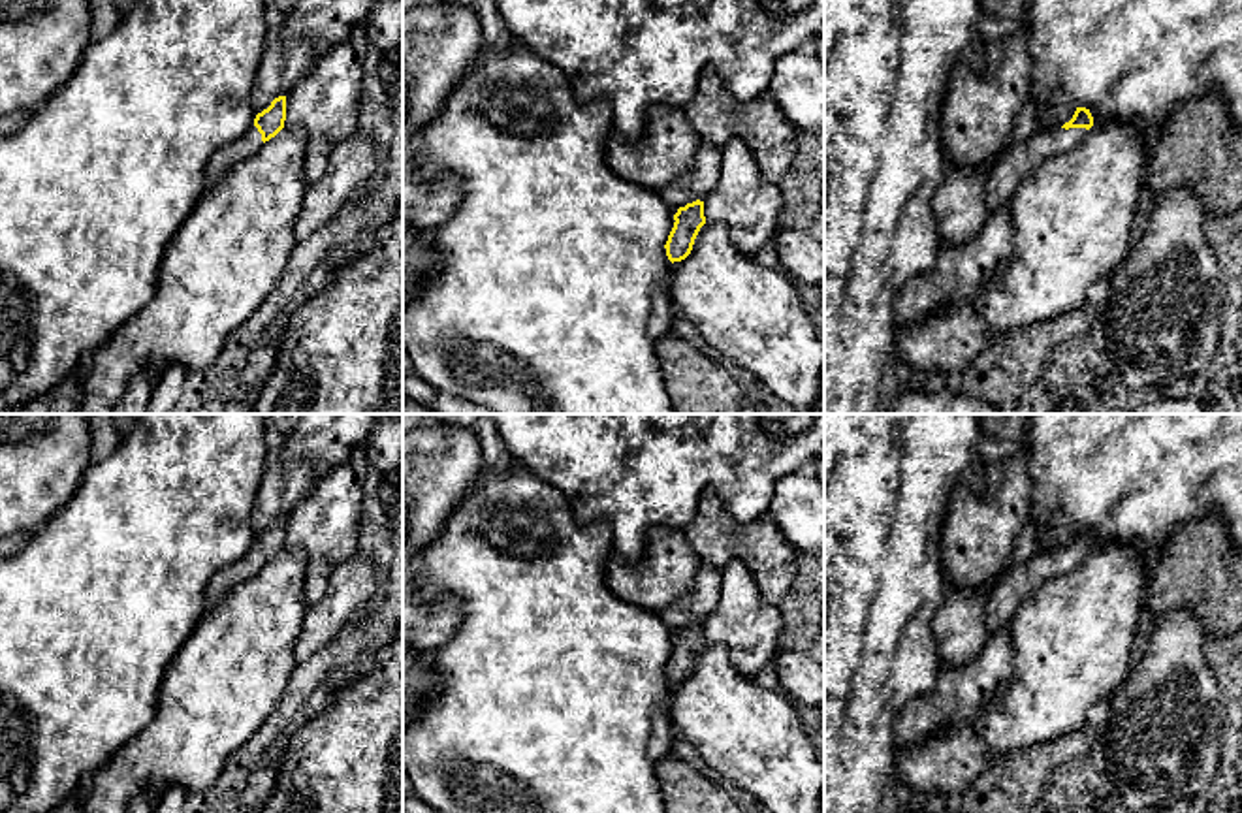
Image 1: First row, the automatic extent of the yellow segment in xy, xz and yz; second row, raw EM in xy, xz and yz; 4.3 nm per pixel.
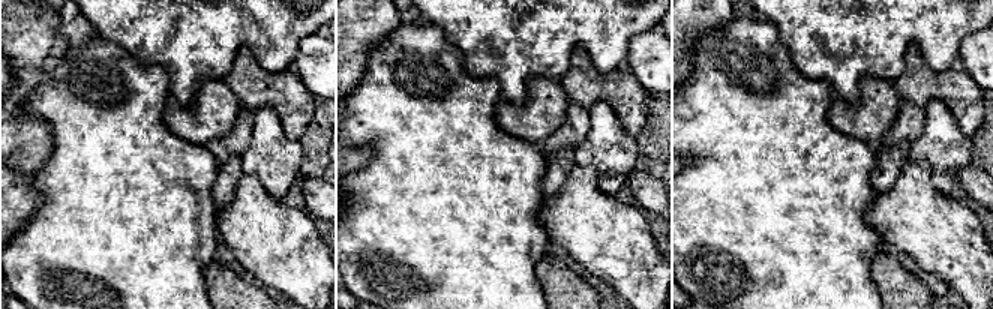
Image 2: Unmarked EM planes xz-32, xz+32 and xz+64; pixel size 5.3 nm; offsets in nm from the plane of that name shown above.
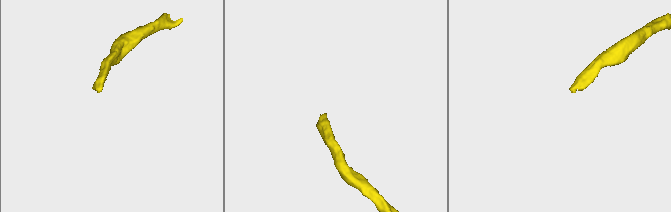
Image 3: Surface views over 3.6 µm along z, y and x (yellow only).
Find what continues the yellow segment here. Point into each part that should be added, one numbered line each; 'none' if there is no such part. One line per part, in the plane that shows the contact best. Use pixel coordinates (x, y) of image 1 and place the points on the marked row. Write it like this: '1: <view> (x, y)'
1: yz (1017, 160)

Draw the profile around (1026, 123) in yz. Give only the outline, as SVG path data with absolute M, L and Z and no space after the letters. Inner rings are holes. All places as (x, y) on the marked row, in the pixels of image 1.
M1031 96L1016 117L1009 145L1027 139L1037 130L1035 117L1039 109L1041 109L1041 102Z

